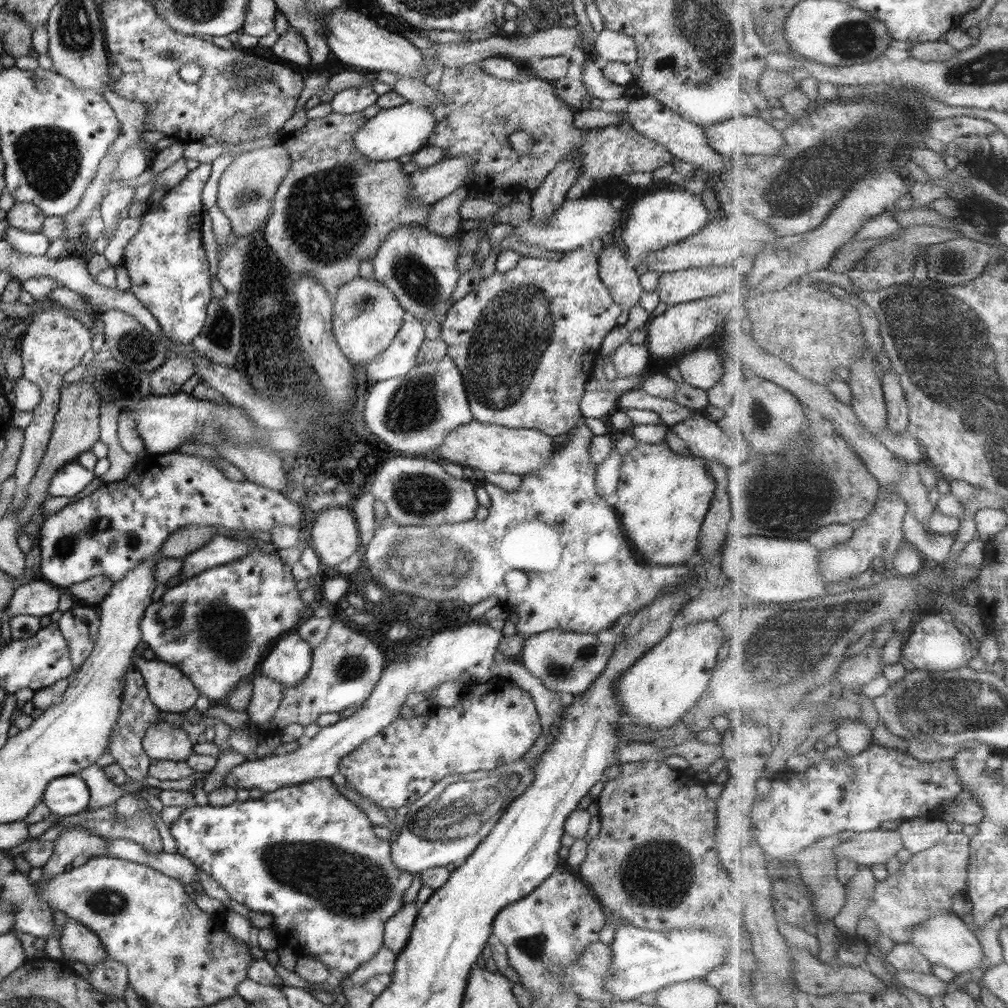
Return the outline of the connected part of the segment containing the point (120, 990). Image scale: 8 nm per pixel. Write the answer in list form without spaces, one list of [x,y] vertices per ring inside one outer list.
[[[108,959],[94,965],[90,968],[88,982],[92,984],[92,988],[96,988],[100,994],[108,994],[110,998],[118,998],[125,1000],[124,992],[129,983],[128,968],[124,964]]]

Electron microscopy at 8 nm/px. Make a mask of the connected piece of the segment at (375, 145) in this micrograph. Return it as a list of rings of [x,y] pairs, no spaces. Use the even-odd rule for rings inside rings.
[[[406,102],[402,106],[380,109],[354,134],[352,146],[368,161],[397,160],[405,154],[413,155],[422,147],[427,146],[428,136],[435,128],[434,112],[430,112],[428,107],[419,108],[410,102]]]

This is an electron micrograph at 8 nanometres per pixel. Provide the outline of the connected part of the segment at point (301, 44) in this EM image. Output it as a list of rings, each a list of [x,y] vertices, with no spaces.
[[[288,26],[286,33],[272,47],[272,54],[284,64],[292,66],[295,70],[307,72],[311,64],[310,50],[306,46],[306,40],[302,38],[302,32],[296,32],[294,26]]]

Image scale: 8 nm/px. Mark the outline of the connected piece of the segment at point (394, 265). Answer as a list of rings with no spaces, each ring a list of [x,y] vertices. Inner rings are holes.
[[[406,226],[390,232],[370,261],[374,268],[372,276],[388,287],[405,312],[410,312],[416,319],[426,324],[431,320],[441,323],[452,306],[449,299],[461,277],[461,273],[458,272],[458,257],[460,257],[460,245],[457,244],[456,238],[446,239],[434,235],[422,226]]]

